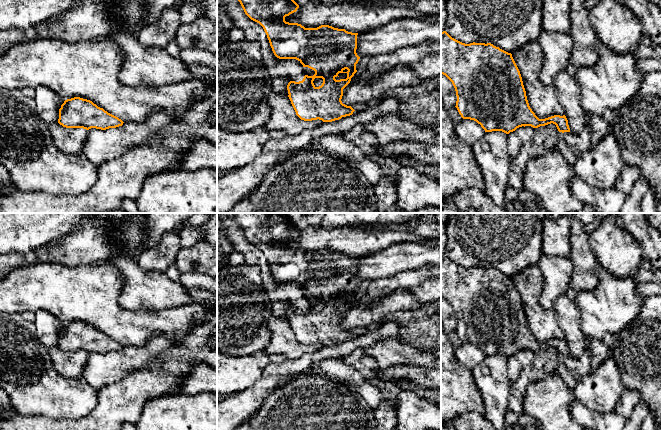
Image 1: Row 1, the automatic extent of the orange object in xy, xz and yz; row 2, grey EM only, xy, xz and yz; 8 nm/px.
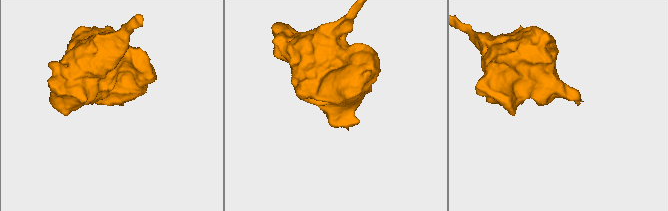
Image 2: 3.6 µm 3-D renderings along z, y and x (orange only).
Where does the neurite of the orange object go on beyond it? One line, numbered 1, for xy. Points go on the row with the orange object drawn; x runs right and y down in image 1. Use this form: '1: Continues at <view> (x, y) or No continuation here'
1: No continuation here

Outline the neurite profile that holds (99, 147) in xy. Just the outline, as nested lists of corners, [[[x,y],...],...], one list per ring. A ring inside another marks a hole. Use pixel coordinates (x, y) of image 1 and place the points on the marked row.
[[[153,112],[143,123],[124,122],[122,126],[106,130],[91,128],[82,154],[96,166],[125,154],[134,146],[150,140],[167,125],[177,121],[174,114]]]

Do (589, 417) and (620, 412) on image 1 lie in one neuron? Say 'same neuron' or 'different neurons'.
same neuron

